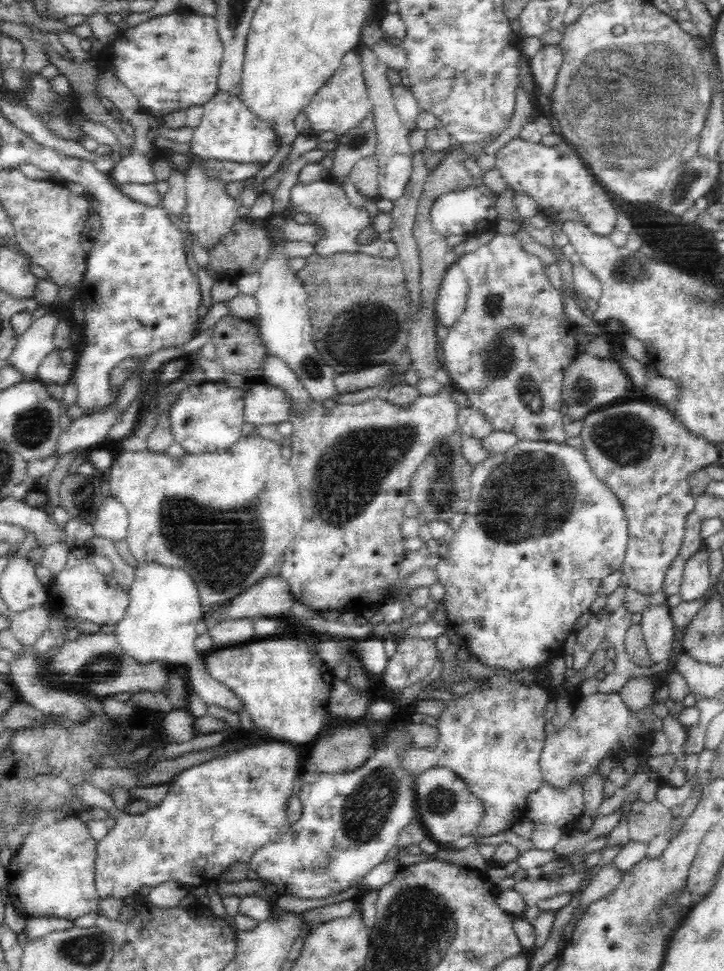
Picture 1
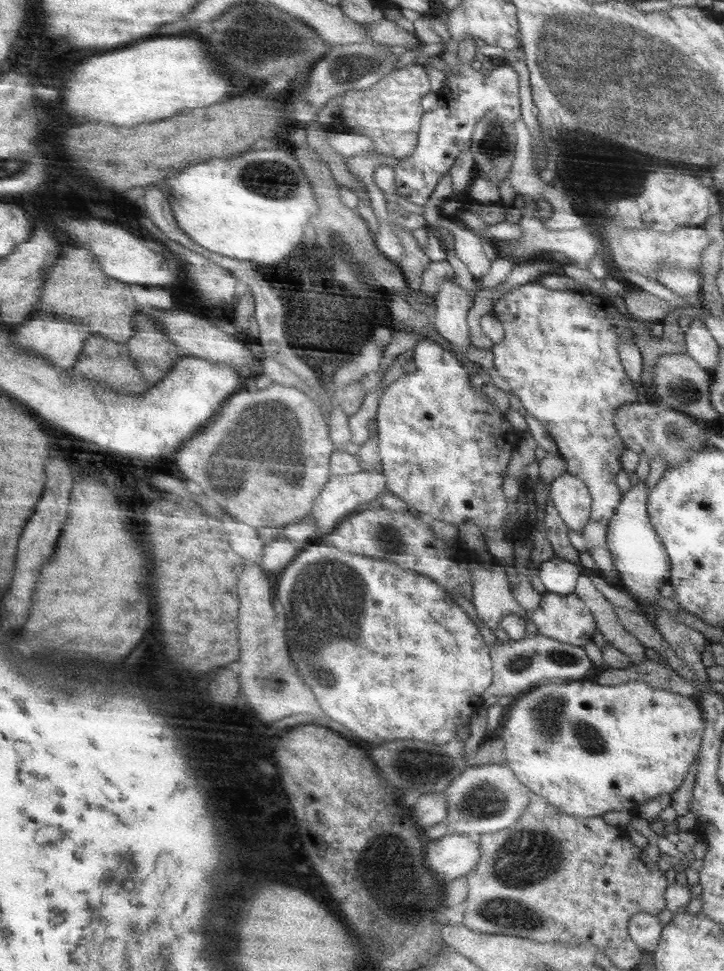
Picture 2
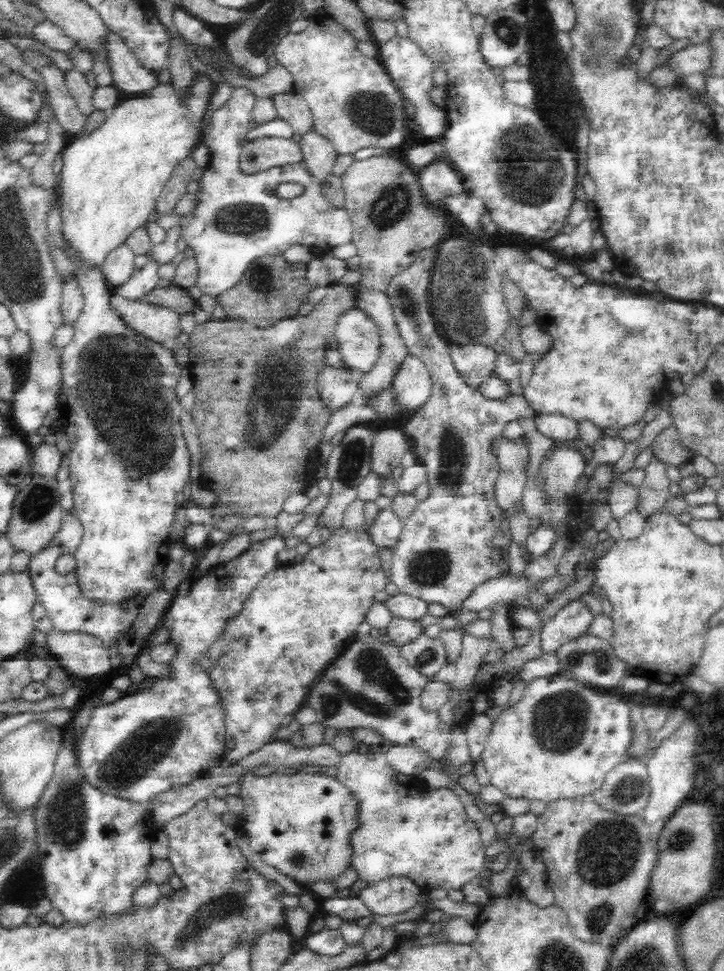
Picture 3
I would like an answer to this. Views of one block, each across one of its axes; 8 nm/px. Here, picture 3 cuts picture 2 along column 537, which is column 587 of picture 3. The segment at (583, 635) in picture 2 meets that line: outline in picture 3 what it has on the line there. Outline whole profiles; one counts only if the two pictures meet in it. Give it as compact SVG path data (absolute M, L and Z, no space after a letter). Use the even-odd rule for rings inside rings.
M577 600L570 601L558 614L552 616L552 620L544 624L541 632L541 651L544 654L556 651L561 644L585 634L592 619L593 614Z

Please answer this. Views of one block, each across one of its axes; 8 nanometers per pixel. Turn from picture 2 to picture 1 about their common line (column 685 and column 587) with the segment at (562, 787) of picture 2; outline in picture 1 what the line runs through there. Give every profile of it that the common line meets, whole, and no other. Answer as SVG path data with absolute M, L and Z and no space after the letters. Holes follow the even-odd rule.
M617 692L584 696L578 704L575 703L565 727L545 735L539 760L543 779L553 788L568 788L572 782L583 785L603 758L612 757L620 765L626 756L648 754L651 737L662 730L662 722L648 705L632 711Z

